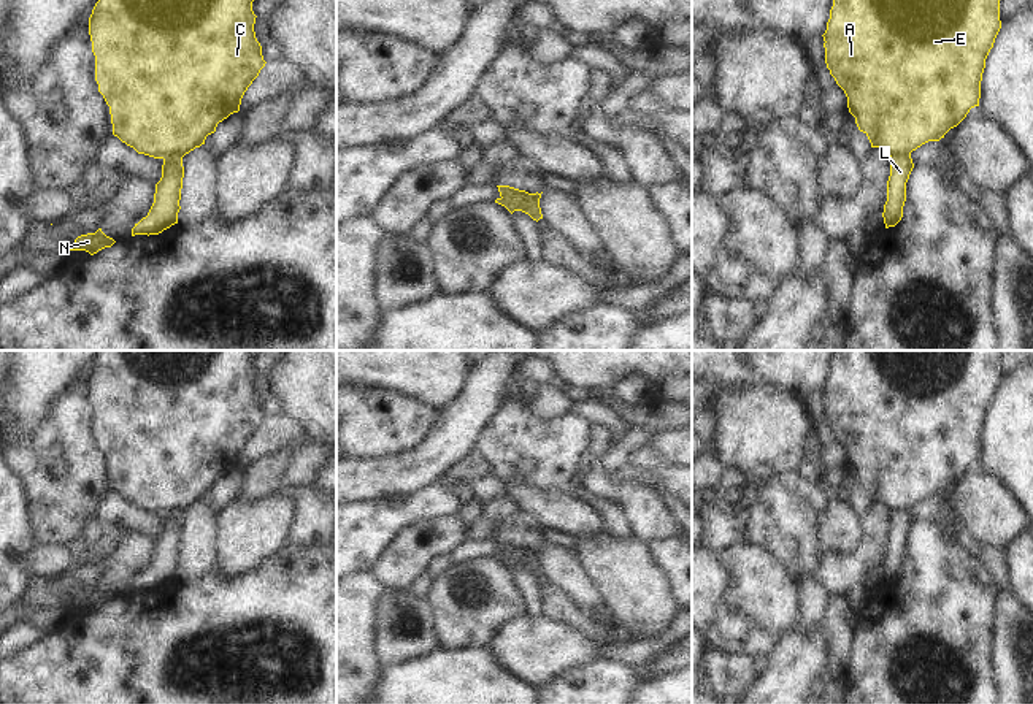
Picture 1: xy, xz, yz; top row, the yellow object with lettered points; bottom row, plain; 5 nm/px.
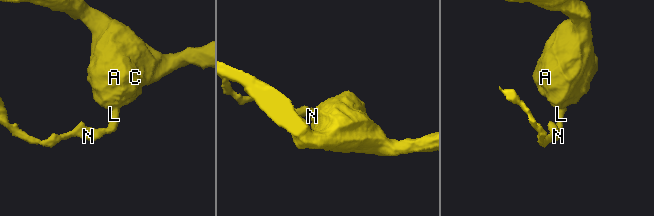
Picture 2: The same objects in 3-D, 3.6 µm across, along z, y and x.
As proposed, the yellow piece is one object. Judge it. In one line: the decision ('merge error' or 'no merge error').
merge error

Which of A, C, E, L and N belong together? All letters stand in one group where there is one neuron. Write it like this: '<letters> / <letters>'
A C E / L N

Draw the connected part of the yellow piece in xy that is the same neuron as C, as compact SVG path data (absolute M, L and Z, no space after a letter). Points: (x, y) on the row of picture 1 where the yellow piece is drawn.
M98 0L89 17L95 81L109 106L113 135L138 154L184 157L205 144L219 122L240 111L241 98L265 67L255 38L254 0Z

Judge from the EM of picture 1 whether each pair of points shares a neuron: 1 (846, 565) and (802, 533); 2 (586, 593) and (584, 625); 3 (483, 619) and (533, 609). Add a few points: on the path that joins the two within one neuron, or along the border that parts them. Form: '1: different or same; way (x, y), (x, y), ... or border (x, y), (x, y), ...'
1: different; border (819, 560), (813, 573)
2: different; border (559, 587), (587, 617), (608, 633), (606, 642)
3: different; border (513, 576), (527, 614)

